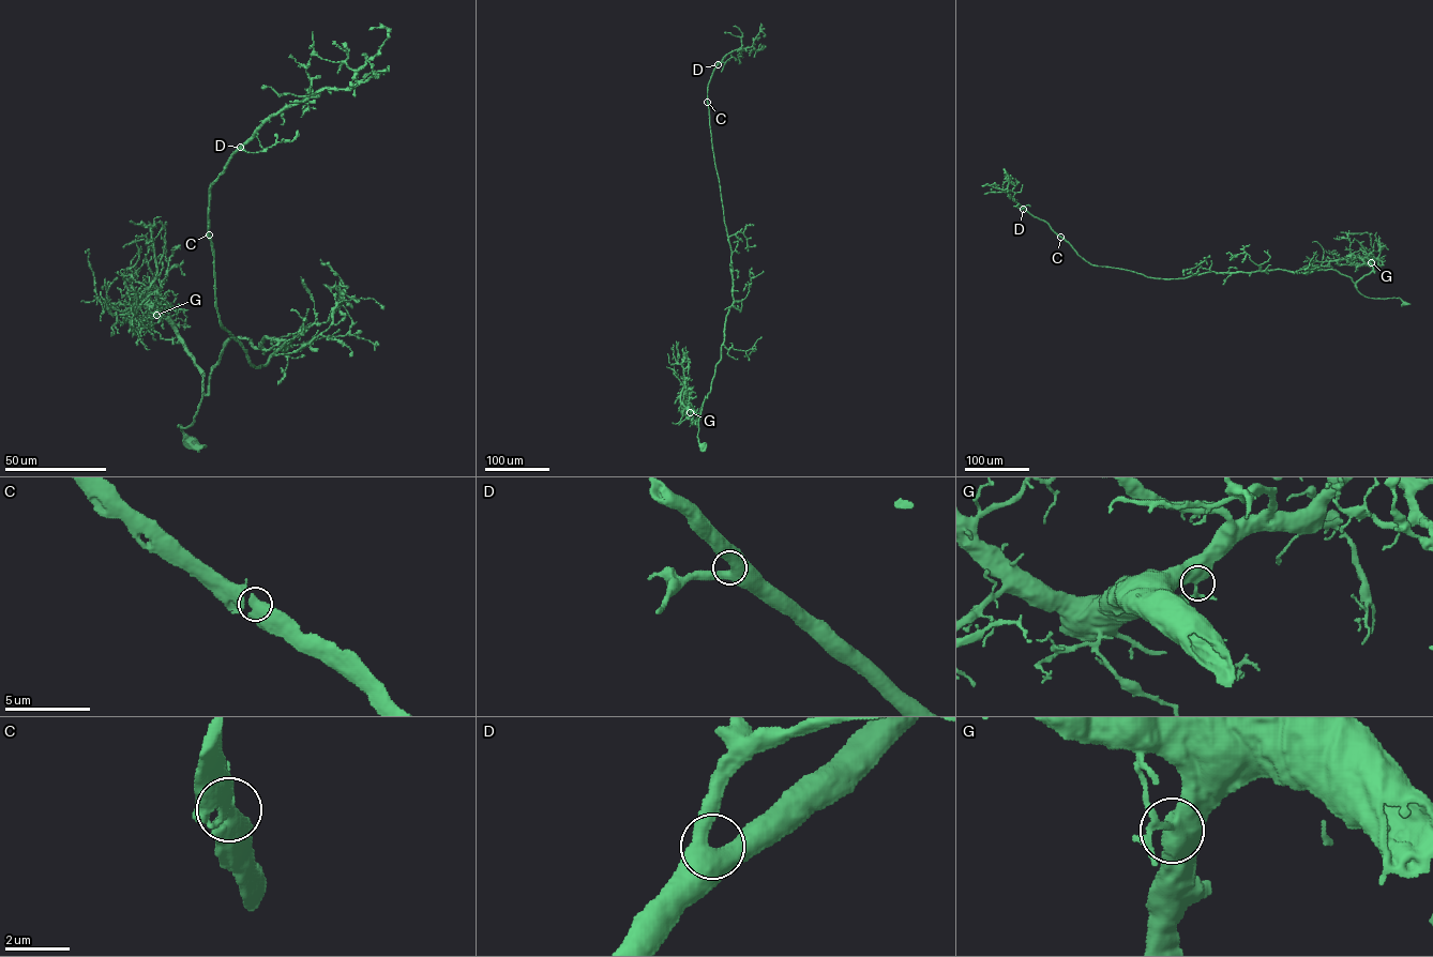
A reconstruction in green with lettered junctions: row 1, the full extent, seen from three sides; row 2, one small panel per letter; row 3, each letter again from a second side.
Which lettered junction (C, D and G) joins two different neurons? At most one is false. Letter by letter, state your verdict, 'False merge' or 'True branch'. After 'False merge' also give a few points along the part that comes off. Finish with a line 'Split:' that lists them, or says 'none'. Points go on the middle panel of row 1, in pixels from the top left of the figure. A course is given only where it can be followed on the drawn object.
C: True branch
D: True branch
G: True branch
Split: none

